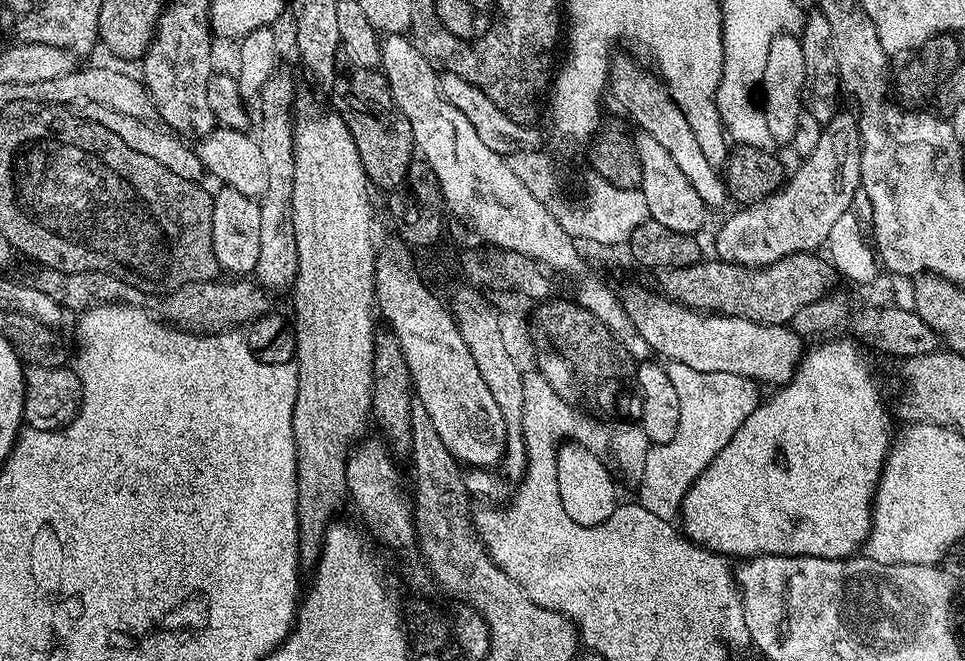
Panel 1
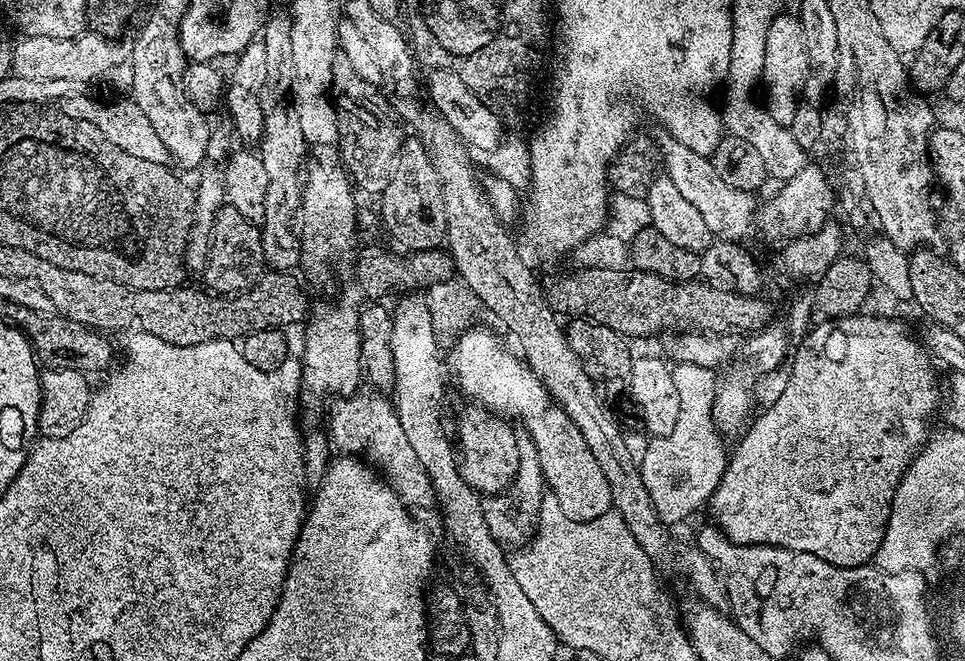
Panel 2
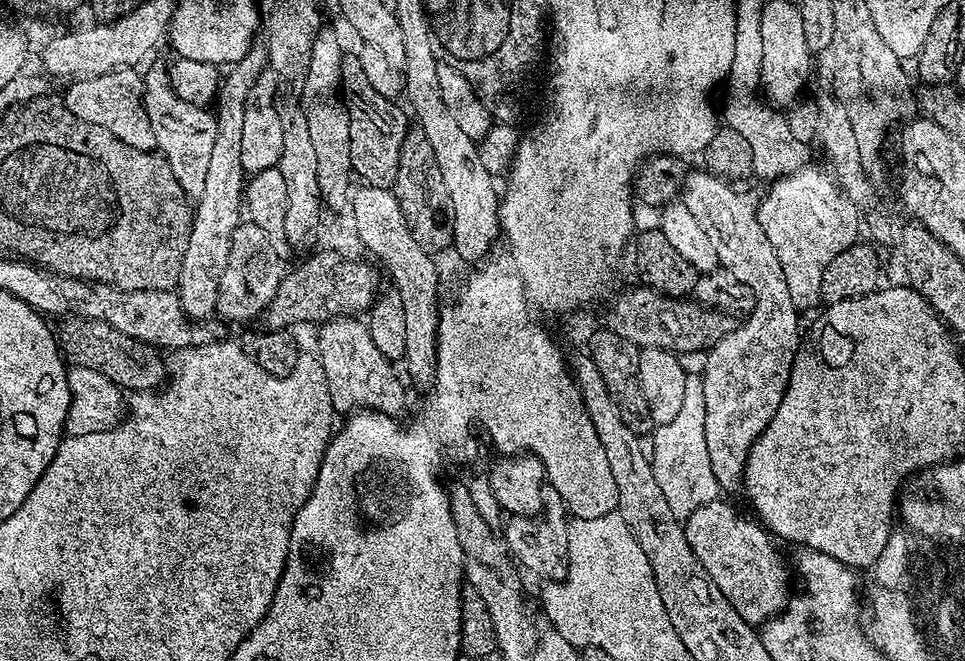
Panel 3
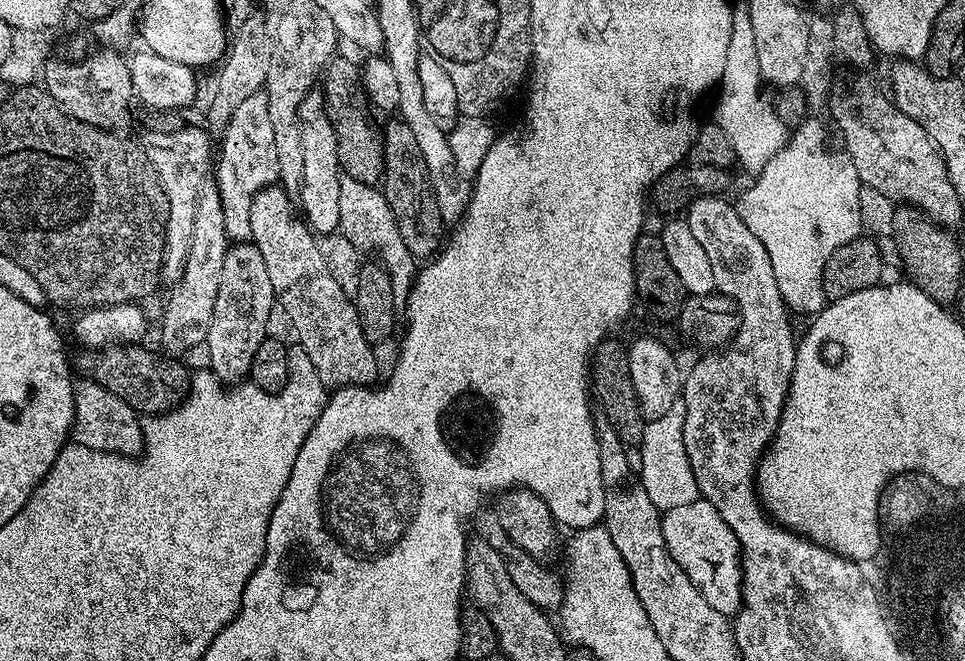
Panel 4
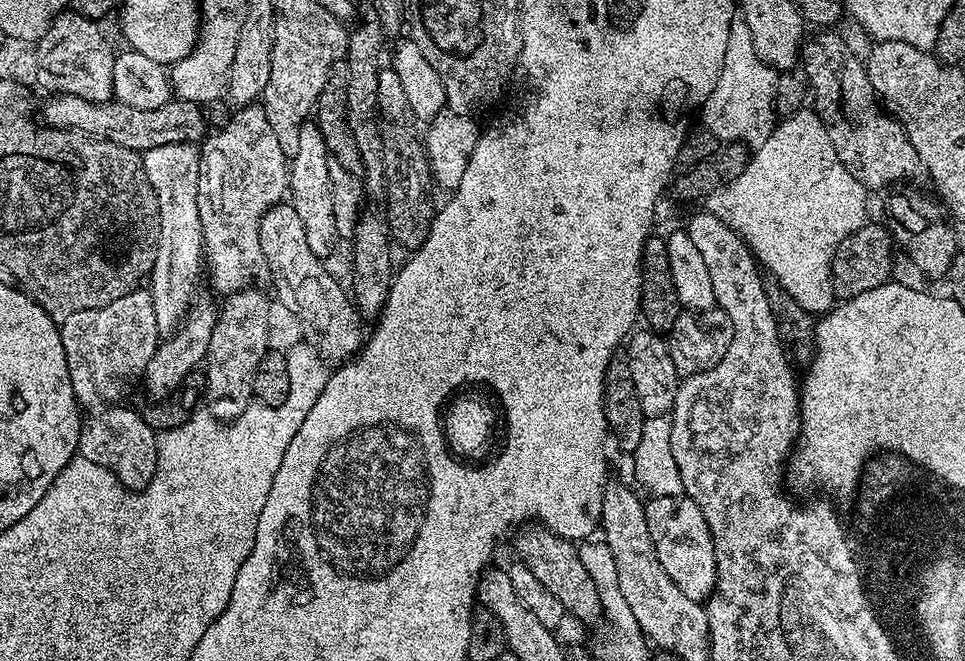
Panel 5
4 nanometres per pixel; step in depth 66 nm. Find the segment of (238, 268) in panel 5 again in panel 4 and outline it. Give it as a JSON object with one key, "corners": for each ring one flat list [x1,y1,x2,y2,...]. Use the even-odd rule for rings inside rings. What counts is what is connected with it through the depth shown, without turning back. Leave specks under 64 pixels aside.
{"corners":[[263,91,250,94,234,114,218,140,218,155,214,160,214,179,220,194,225,234,229,241,244,242,251,237,250,208,252,199,262,189,277,183,280,167,274,146,274,126,270,126,268,97]]}

